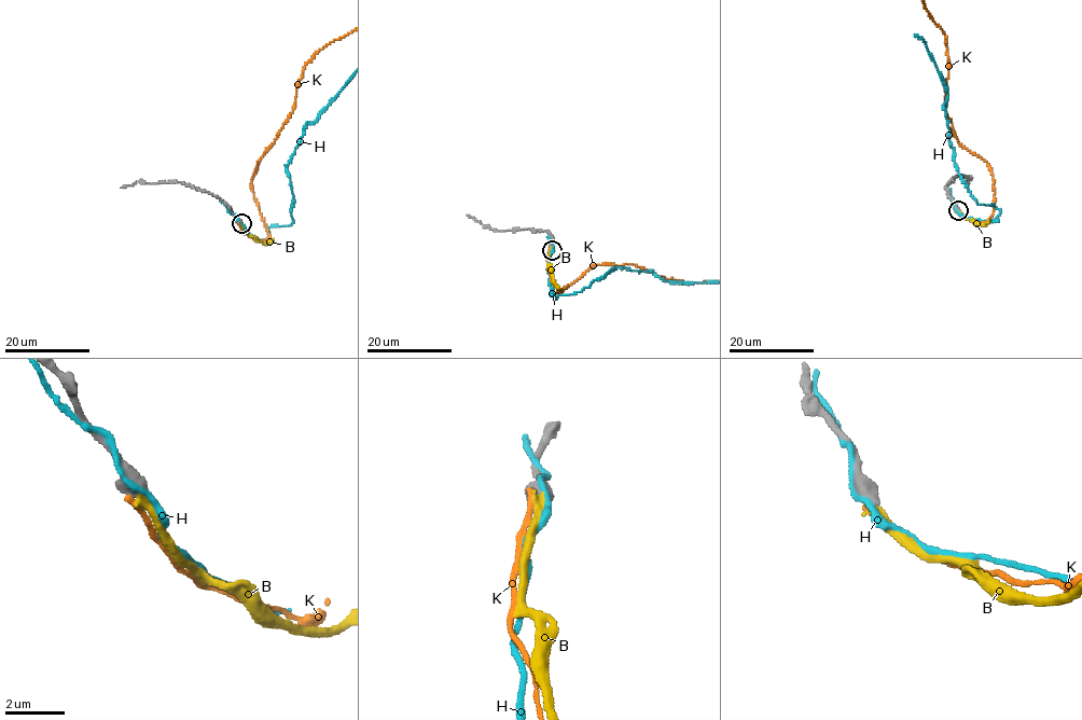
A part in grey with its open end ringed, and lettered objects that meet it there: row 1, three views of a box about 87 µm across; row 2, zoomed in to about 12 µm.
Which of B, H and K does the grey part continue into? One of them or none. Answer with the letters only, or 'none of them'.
none of them

